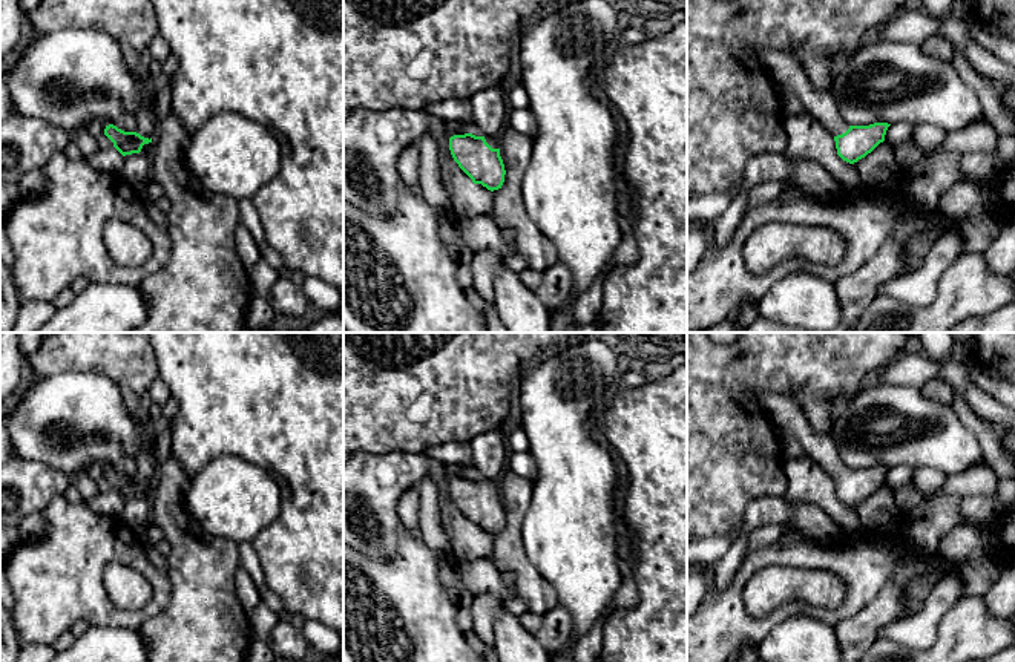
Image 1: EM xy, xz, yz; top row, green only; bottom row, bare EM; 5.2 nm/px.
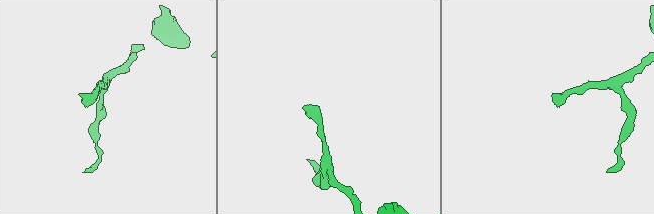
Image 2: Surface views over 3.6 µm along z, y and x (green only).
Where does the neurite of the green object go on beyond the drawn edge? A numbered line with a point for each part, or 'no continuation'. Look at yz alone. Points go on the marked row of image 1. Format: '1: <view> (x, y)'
1: yz (784, 68)

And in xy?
1: xy (146, 120)

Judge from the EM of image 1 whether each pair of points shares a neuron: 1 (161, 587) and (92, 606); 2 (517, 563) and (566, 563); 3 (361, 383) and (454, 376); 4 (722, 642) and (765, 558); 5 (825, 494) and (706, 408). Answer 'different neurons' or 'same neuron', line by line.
1: same neuron
2: different neurons
3: same neuron
4: same neuron
5: different neurons

